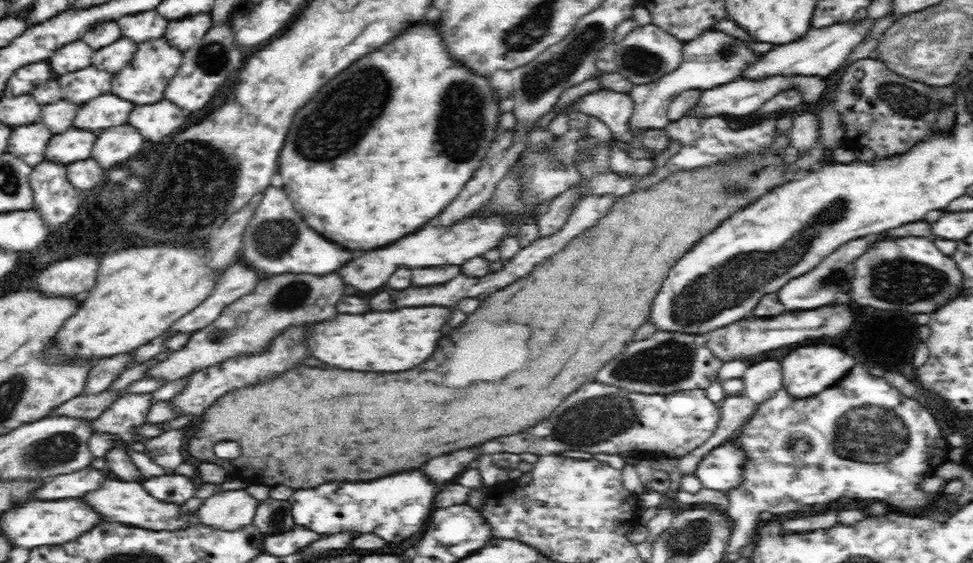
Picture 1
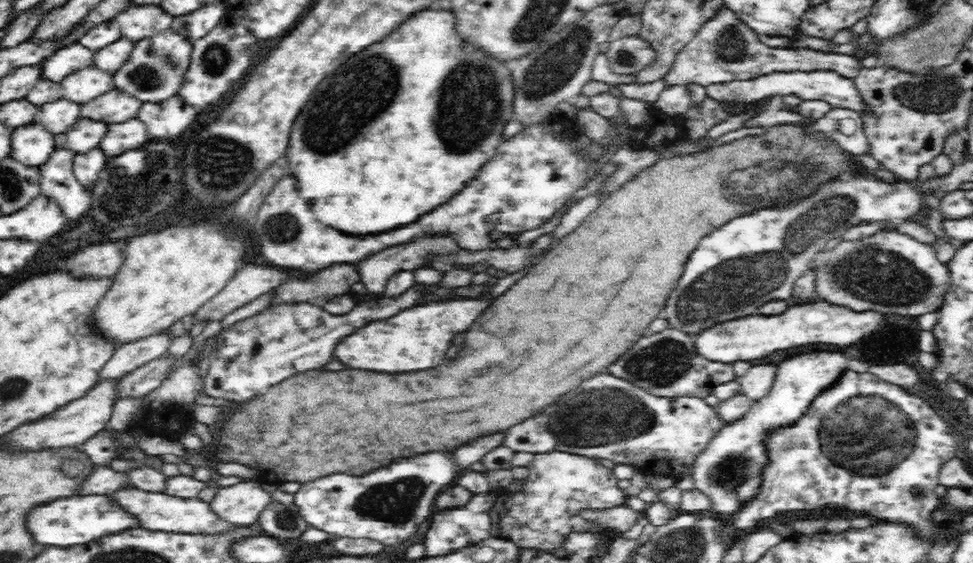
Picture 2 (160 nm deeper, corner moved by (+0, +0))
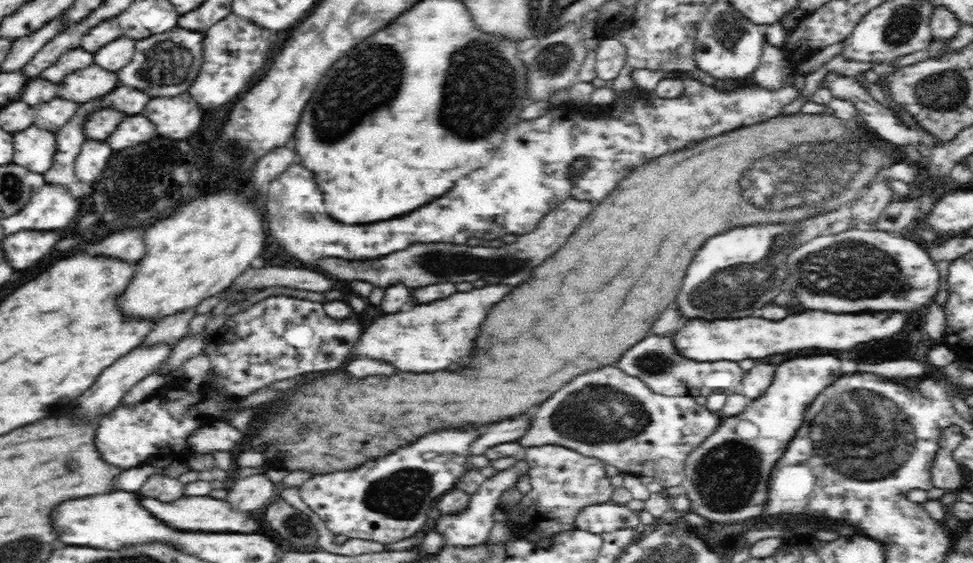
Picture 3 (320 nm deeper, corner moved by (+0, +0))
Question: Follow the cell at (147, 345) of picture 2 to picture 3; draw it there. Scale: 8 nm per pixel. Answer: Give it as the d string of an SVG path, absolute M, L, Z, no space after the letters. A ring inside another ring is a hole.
M188 308L174 316L168 316L151 326L150 332L137 346L160 346L160 344L176 344L180 339L187 336L189 322L195 316L195 308Z

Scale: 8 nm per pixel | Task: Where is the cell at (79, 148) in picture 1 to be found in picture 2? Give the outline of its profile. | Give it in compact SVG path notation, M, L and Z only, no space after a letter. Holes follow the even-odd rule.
M80 118L74 126L70 126L70 130L66 134L54 136L56 149L68 150L74 156L87 154L88 150L98 148L104 132L106 132L106 124Z

